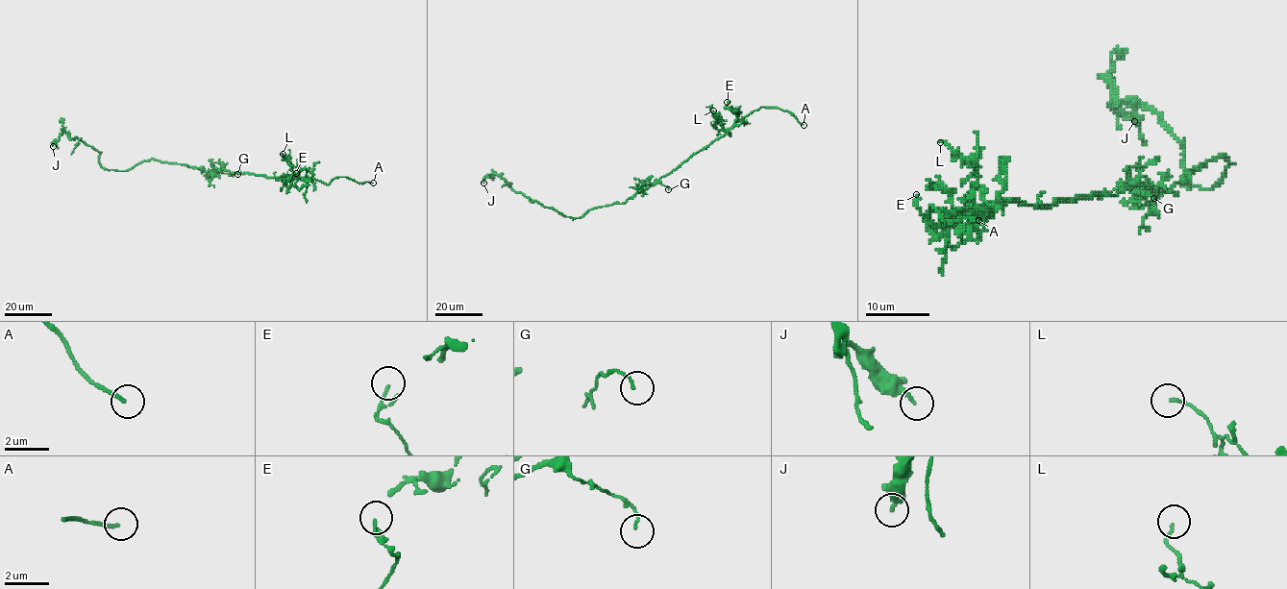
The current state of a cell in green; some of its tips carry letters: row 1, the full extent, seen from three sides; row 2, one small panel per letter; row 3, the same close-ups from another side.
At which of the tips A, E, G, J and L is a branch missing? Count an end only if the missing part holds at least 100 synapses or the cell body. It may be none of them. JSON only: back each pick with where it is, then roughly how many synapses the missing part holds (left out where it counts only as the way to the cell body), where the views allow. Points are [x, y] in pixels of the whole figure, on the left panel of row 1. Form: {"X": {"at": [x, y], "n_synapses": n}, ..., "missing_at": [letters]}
{"A": {"at": [373, 183]}, "missing_at": ["A"]}

